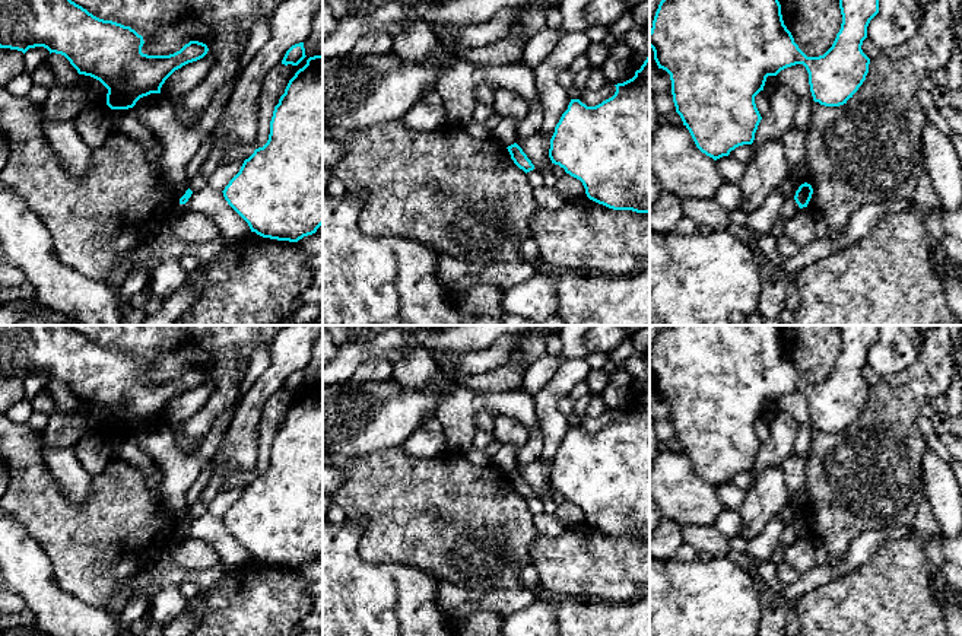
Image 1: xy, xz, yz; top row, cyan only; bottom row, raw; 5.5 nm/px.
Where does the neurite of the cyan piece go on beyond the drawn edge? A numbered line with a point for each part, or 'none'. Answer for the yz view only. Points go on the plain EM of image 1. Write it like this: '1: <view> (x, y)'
none

